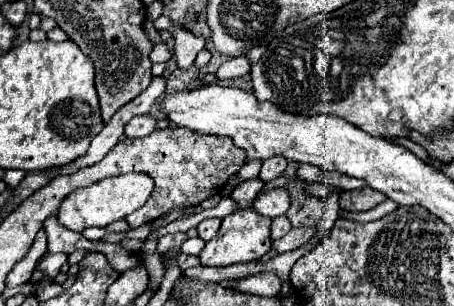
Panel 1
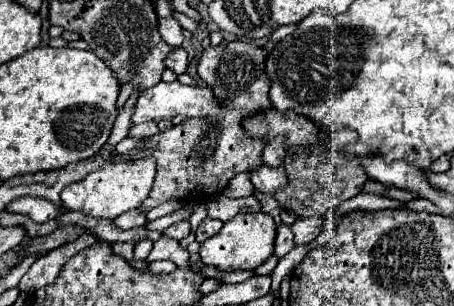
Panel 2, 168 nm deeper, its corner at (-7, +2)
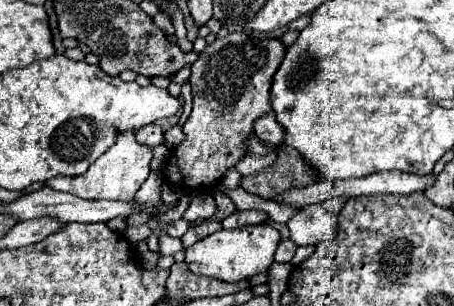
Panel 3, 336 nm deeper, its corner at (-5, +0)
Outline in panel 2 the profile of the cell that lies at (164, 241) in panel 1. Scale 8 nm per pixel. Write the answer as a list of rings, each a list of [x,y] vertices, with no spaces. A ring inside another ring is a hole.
[[[181,221],[181,223],[175,223],[175,225],[171,225],[171,227],[165,229],[165,237],[177,239],[177,241],[181,241],[183,237],[187,237],[189,233],[191,233],[191,229],[189,229],[189,221]]]

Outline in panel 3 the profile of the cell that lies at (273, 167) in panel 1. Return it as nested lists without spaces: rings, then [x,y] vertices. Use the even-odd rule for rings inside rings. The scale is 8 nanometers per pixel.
[[[267,113],[263,117],[259,117],[255,123],[253,123],[253,129],[255,129],[255,135],[269,143],[269,145],[281,145],[283,143],[283,127],[275,121],[275,113]]]

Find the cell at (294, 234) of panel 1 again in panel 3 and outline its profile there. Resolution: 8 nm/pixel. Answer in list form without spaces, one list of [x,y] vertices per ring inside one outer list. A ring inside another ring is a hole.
[[[333,197],[317,205],[299,209],[289,221],[291,241],[297,245],[319,245],[321,241],[333,241],[337,237],[337,217],[347,199]]]

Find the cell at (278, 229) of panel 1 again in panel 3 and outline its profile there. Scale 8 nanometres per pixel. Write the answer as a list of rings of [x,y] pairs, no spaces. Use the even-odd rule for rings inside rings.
[[[283,239],[279,243],[277,251],[275,251],[275,261],[277,263],[289,263],[293,259],[293,255],[295,255],[295,249],[297,249],[297,245],[291,239]]]

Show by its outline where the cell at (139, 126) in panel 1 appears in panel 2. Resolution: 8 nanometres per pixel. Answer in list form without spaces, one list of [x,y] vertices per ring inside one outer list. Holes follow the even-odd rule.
[[[145,121],[145,123],[133,125],[133,127],[129,129],[129,137],[139,137],[139,139],[143,139],[143,137],[151,137],[151,135],[155,135],[155,133],[159,133],[155,121]]]

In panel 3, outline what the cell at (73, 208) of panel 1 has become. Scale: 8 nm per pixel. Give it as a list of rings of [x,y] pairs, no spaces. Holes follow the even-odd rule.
[[[135,129],[123,131],[123,133],[117,135],[117,141],[89,167],[89,171],[85,175],[79,175],[79,177],[65,177],[65,175],[53,177],[53,179],[47,181],[47,185],[51,189],[65,191],[65,193],[71,193],[71,195],[81,197],[81,199],[129,201],[129,199],[135,197],[137,189],[149,177],[149,173],[151,173],[151,169],[149,169],[151,157],[153,157],[151,149],[135,141]]]

